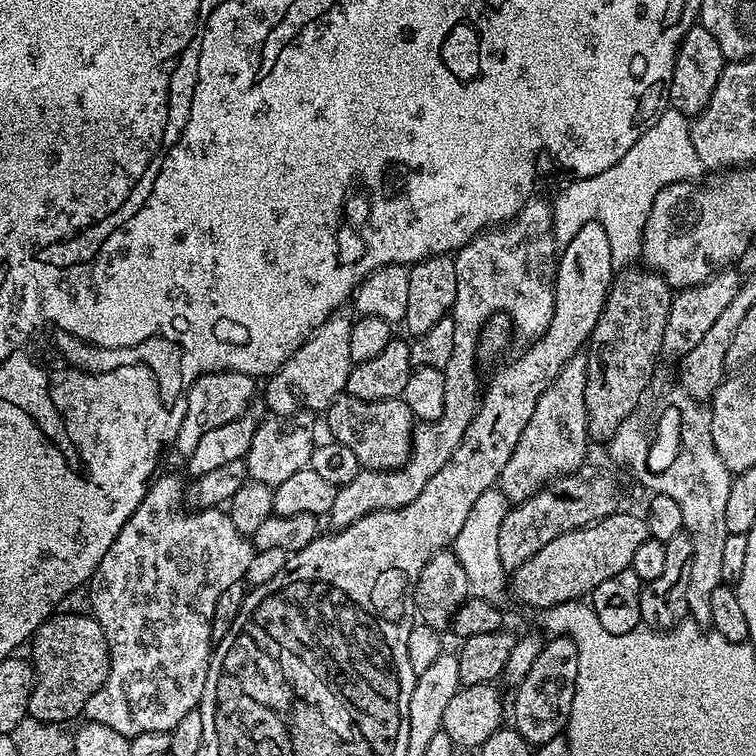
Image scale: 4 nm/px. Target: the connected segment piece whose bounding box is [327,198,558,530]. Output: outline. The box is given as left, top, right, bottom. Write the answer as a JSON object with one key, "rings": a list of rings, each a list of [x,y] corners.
{"rings":[[[529,199],[506,226],[481,232],[455,253],[458,298],[454,298],[450,313],[454,318],[454,350],[450,353],[450,362],[443,368],[446,406],[442,409],[442,418],[415,425],[412,454],[401,468],[391,468],[388,472],[361,470],[354,482],[346,482],[346,486],[336,490],[334,506],[327,515],[333,529],[350,526],[371,512],[401,508],[414,502],[414,498],[422,494],[426,482],[450,462],[474,414],[480,409],[482,376],[480,380],[476,373],[476,352],[480,348],[480,329],[489,318],[503,314],[512,321],[515,335],[525,336],[528,342],[544,335],[550,326],[556,297],[554,257],[558,252],[558,241],[552,231],[551,203],[547,199],[536,199]]]}

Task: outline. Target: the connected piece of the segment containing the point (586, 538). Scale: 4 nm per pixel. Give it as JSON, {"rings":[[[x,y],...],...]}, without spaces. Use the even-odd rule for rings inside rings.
{"rings":[[[617,510],[596,524],[576,528],[546,542],[530,562],[523,562],[510,573],[511,595],[517,596],[526,607],[537,610],[583,597],[606,582],[606,578],[614,578],[614,574],[631,568],[638,546],[649,538],[648,521],[643,515]]]}

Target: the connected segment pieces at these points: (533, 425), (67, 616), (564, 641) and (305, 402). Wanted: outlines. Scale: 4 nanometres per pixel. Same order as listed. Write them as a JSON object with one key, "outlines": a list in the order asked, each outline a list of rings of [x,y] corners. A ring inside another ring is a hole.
{"outlines":[[[[581,354],[570,358],[566,366],[550,382],[550,386],[538,398],[538,406],[534,406],[534,414],[530,414],[530,422],[526,422],[526,430],[522,430],[522,438],[518,438],[518,446],[514,446],[514,454],[510,454],[510,462],[502,466],[502,474],[498,487],[509,502],[519,502],[536,495],[552,479],[563,478],[566,474],[577,472],[585,467],[588,456],[588,415],[586,414],[586,378],[588,377],[588,357]]],[[[63,612],[49,616],[30,640],[30,663],[34,679],[27,715],[43,724],[67,725],[80,711],[83,713],[90,698],[98,694],[106,682],[112,665],[112,651],[108,649],[106,634],[96,617]]],[[[553,635],[545,643],[542,654],[538,654],[538,658],[534,661],[534,666],[530,666],[530,670],[526,670],[526,678],[522,678],[522,682],[515,685],[516,701],[510,704],[511,719],[512,716],[516,719],[514,721],[515,730],[518,734],[522,734],[522,738],[527,744],[539,746],[565,735],[568,719],[570,718],[570,710],[574,706],[574,690],[576,689],[577,678],[578,652],[576,644],[569,636]]],[[[341,306],[336,309],[335,313],[331,318],[329,318],[326,322],[322,322],[317,326],[314,331],[312,331],[312,335],[308,337],[307,340],[304,341],[304,344],[300,349],[296,351],[293,356],[289,356],[287,362],[276,372],[272,373],[271,376],[267,377],[265,386],[262,388],[262,396],[264,392],[264,404],[269,408],[269,413],[275,414],[277,417],[289,417],[295,413],[300,412],[301,410],[317,410],[316,408],[320,408],[320,410],[327,409],[328,405],[332,404],[336,401],[336,397],[341,395],[348,387],[348,379],[350,378],[350,374],[352,373],[352,359],[350,358],[350,330],[352,329],[352,319],[354,316],[353,309],[348,306]]]]}

